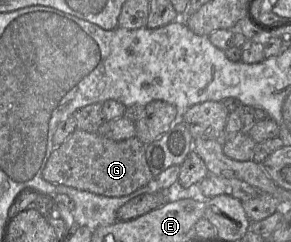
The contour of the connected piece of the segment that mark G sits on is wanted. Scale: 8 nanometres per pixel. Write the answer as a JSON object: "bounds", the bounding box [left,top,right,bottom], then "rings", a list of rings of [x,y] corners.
{"bounds":[42,129,154,197],"rings":[[[76,129],[61,145],[54,147],[42,171],[44,180],[108,197],[129,195],[153,183],[154,176],[145,157],[145,145],[135,136],[115,141]]]}

